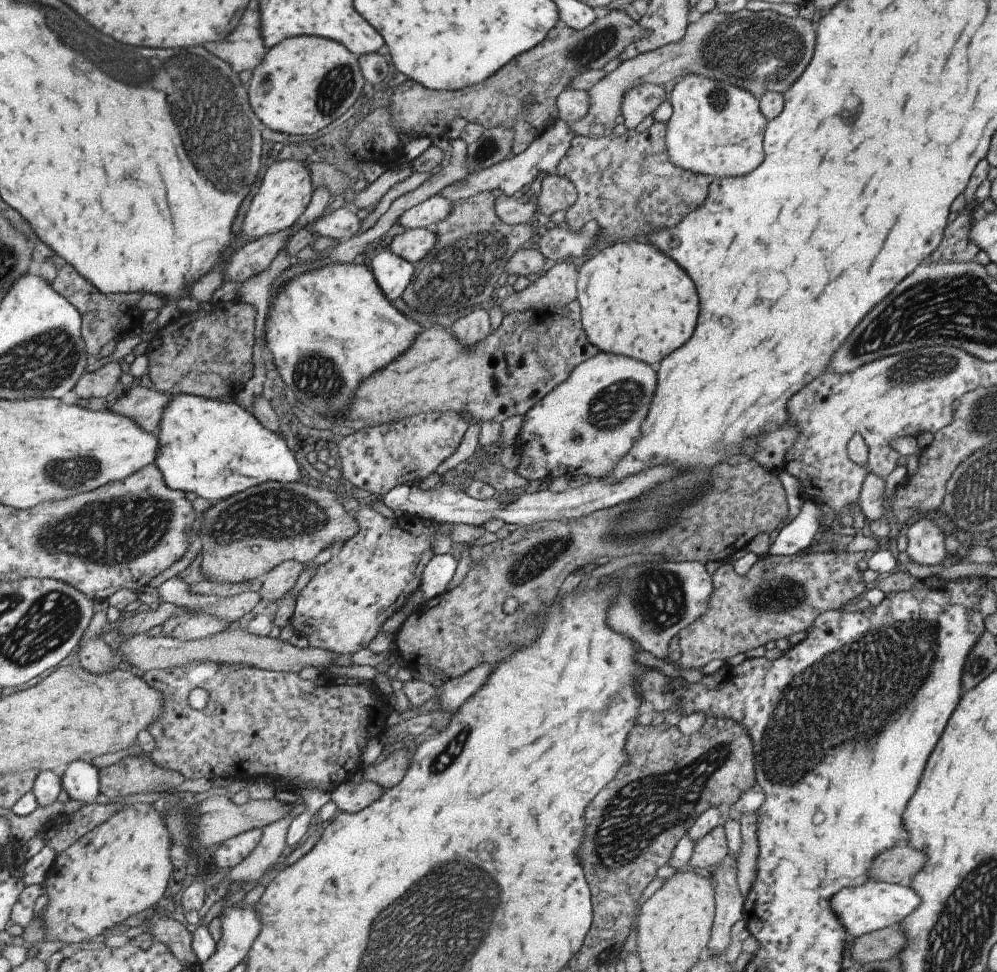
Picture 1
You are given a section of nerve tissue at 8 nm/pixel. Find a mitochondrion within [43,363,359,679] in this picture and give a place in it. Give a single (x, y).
(282, 514)

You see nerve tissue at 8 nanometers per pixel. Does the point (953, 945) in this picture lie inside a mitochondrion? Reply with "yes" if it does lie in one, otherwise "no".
yes

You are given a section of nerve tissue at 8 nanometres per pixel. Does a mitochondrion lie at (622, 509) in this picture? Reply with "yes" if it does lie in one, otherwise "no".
no

